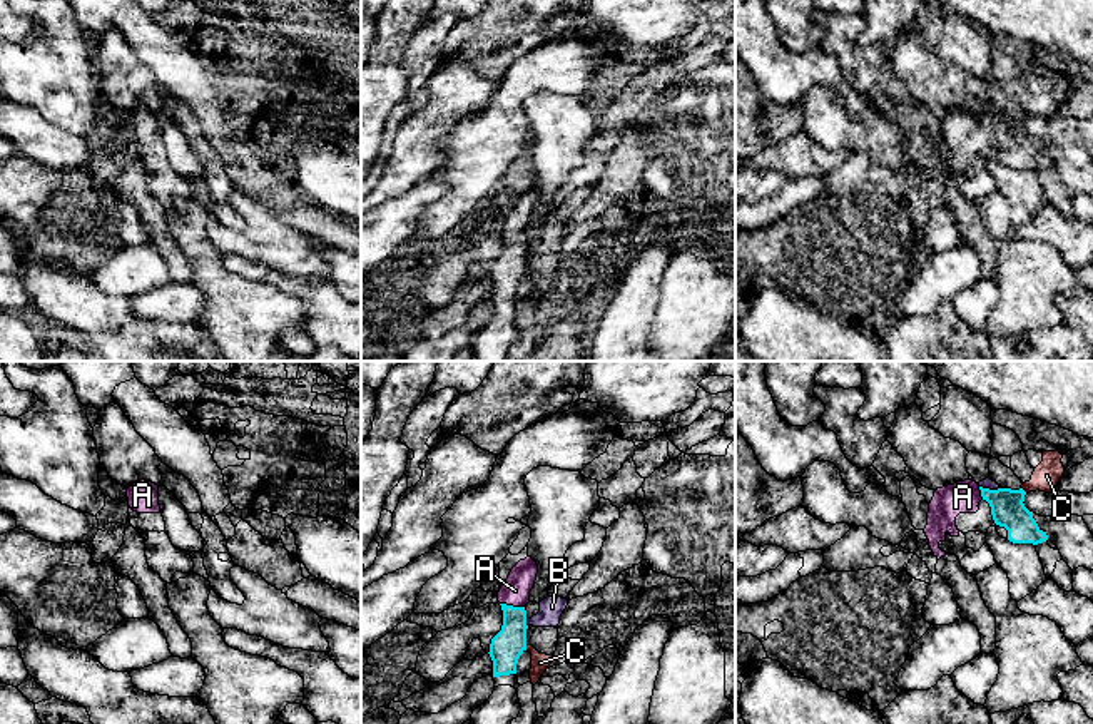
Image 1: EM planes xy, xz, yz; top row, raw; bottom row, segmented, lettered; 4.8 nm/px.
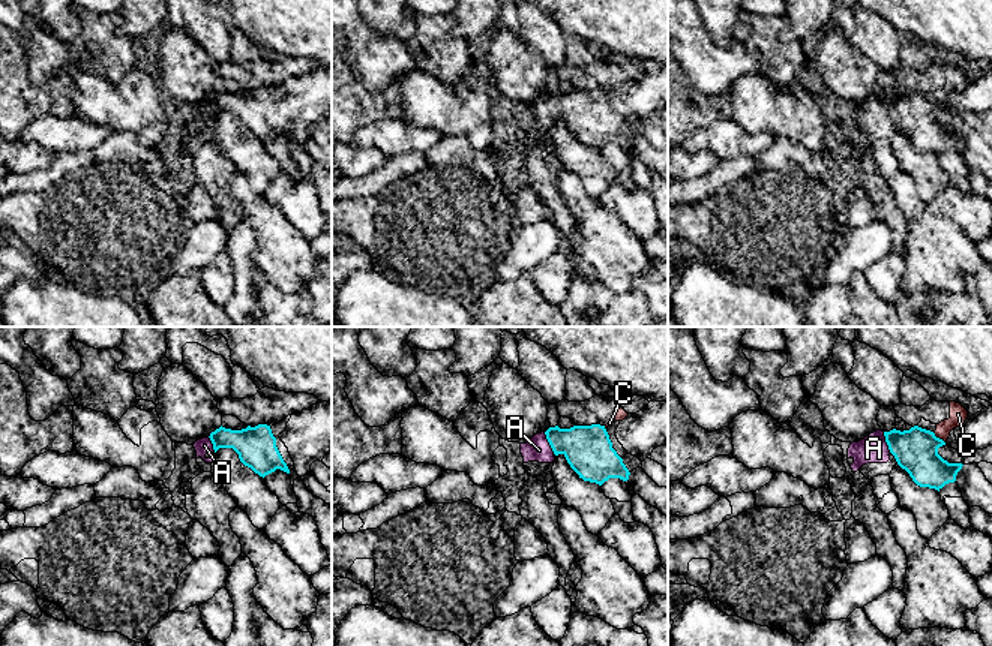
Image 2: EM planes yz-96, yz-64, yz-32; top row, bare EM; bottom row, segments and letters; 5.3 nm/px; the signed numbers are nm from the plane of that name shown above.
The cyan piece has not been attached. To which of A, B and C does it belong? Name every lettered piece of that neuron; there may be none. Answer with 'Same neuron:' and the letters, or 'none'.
Same neuron: A

